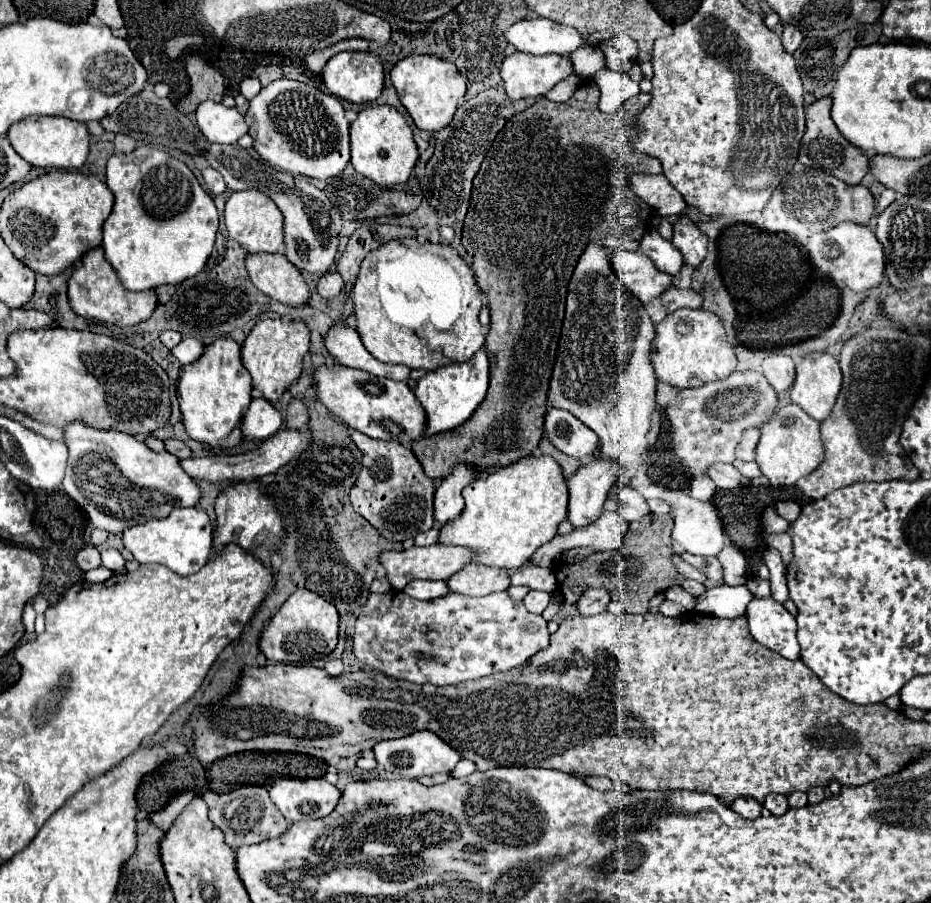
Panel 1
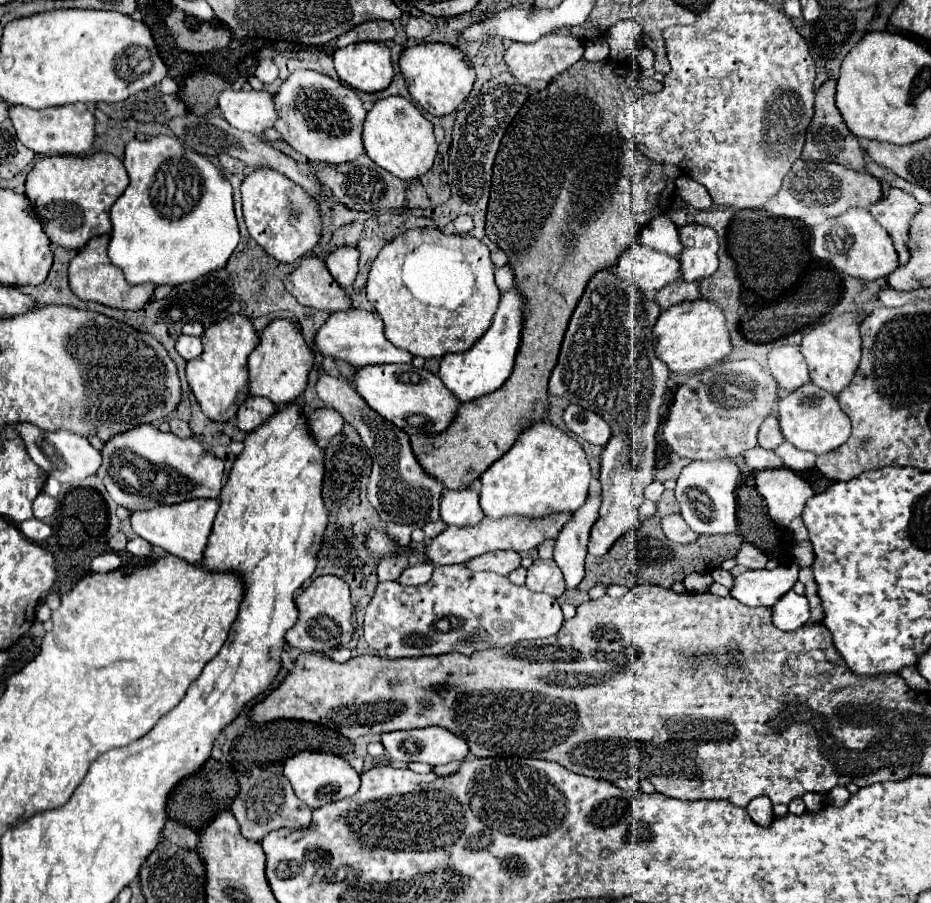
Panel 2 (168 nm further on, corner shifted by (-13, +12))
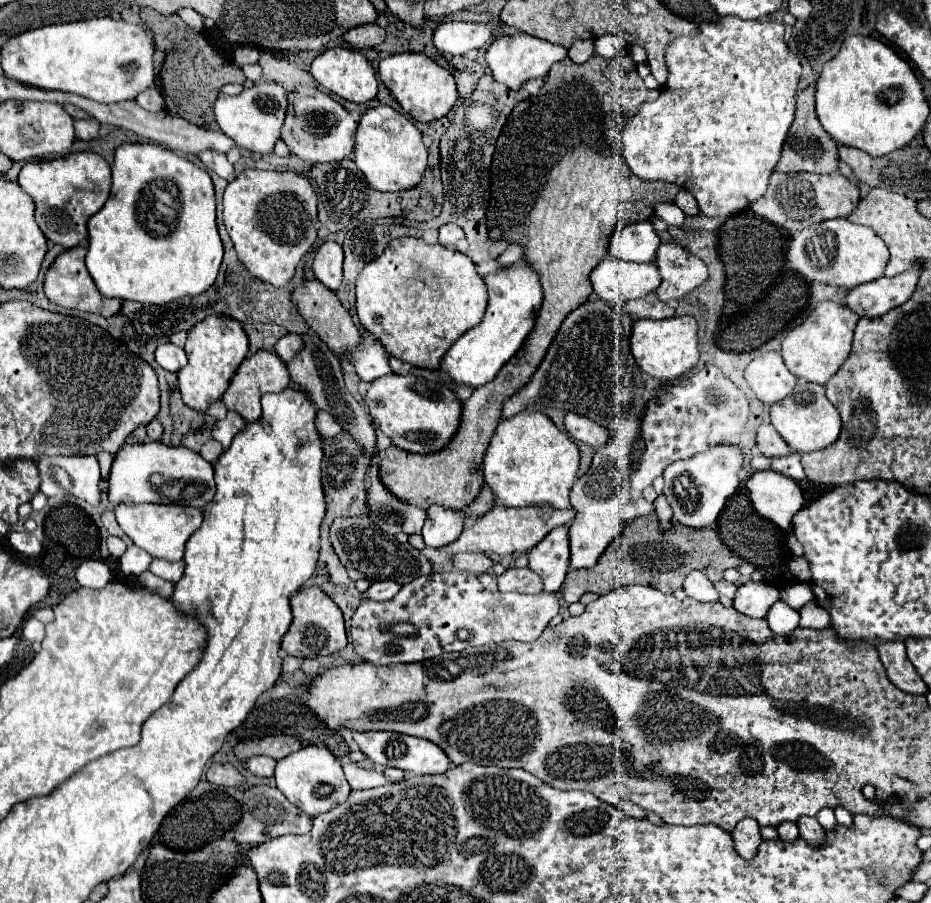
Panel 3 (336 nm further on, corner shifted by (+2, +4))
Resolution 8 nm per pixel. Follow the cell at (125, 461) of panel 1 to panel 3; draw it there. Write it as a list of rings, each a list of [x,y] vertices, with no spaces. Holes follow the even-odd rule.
[[[161,442],[125,444],[115,454],[115,462],[109,474],[109,500],[115,504],[155,502],[155,504],[179,504],[203,508],[215,496],[213,464],[201,458],[201,454],[185,446],[165,446]]]

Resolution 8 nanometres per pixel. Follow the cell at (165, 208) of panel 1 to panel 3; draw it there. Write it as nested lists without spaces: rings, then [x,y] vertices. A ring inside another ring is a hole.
[[[121,144],[117,148],[115,162],[113,162],[111,196],[105,202],[105,206],[89,218],[87,230],[89,230],[89,246],[87,246],[85,264],[87,264],[87,270],[89,270],[97,290],[105,298],[135,300],[135,302],[141,302],[141,304],[169,304],[169,302],[179,300],[183,296],[197,296],[197,294],[201,294],[201,292],[205,292],[207,288],[213,286],[213,282],[217,278],[217,272],[219,272],[221,258],[223,258],[223,244],[221,244],[221,238],[219,238],[219,232],[217,232],[217,222],[215,222],[215,190],[213,190],[211,176],[205,170],[201,170],[199,166],[195,166],[193,162],[189,162],[187,158],[175,154],[173,150],[169,150],[161,144]]]

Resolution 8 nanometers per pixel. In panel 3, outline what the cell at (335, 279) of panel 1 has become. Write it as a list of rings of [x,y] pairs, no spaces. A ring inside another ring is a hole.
[[[323,242],[321,248],[315,254],[313,260],[313,272],[319,282],[323,282],[327,288],[337,290],[341,286],[341,272],[343,266],[343,250],[337,242]]]

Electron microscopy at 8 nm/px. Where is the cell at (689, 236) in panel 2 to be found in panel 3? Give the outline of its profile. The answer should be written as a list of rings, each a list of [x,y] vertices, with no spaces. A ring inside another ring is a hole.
[[[673,242],[661,244],[655,260],[663,278],[655,294],[667,304],[681,300],[707,278],[707,266],[697,256]]]

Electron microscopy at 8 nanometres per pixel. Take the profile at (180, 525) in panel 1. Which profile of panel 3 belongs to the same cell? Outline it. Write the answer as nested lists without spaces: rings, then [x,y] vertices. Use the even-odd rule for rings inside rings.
[[[119,504],[115,508],[115,516],[123,532],[133,540],[135,546],[147,550],[155,558],[165,560],[181,560],[185,542],[189,536],[201,526],[203,512],[191,506],[167,506],[167,504]]]

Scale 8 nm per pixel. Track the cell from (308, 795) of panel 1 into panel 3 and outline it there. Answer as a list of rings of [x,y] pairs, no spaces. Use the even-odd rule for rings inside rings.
[[[303,746],[299,752],[281,758],[275,766],[275,782],[291,804],[313,818],[343,804],[351,792],[341,764],[325,746]]]

